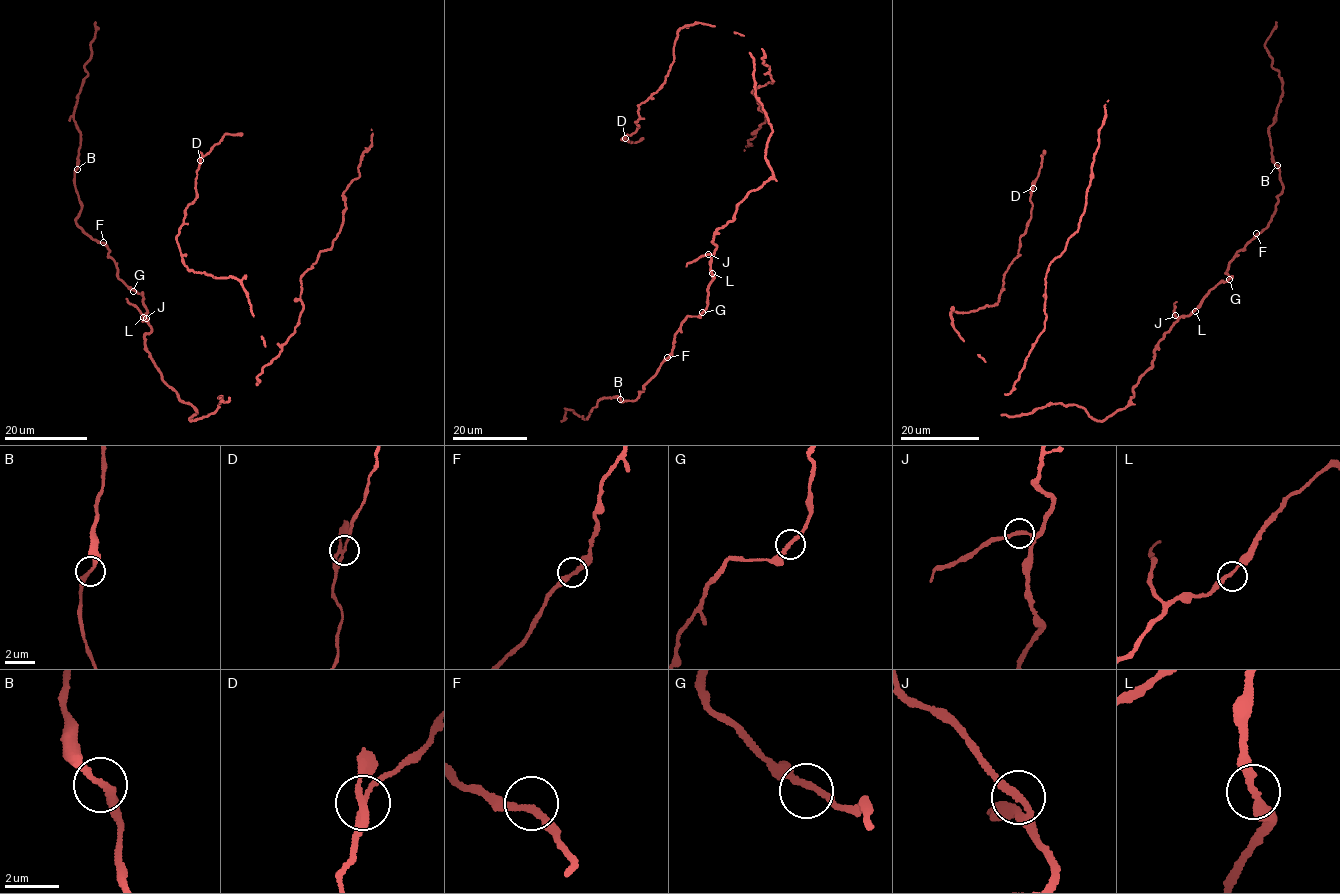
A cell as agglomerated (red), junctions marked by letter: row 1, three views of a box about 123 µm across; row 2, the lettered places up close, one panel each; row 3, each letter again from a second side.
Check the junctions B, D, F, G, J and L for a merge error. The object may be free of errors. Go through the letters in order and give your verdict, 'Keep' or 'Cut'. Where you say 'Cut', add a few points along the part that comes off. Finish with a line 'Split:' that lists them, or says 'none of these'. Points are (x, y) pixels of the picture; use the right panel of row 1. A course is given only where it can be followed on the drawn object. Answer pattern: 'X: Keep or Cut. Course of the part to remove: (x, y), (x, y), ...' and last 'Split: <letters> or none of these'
B: Keep
D: Keep
F: Keep
G: Keep
J: Keep
L: Keep
Split: none of these

